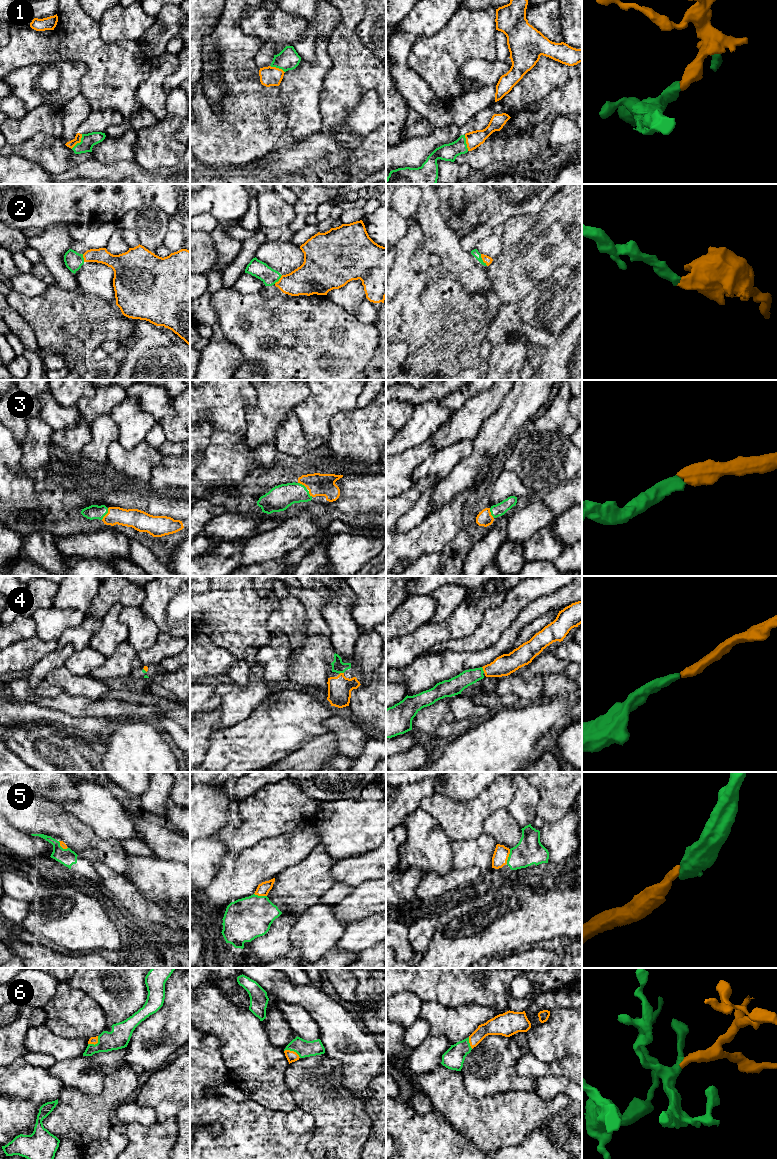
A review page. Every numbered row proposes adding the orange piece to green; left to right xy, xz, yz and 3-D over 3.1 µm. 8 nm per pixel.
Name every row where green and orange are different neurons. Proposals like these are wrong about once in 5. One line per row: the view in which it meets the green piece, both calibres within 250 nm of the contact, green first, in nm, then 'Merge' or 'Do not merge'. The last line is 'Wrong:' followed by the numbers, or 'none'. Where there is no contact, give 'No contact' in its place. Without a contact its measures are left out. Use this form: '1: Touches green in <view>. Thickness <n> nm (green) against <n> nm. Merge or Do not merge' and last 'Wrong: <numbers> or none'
1: Touches green in xy. Thickness 110 nm (green) against 60 nm. Merge
2: Touches green in yz. Thickness 60 nm (green) against 70 nm. Merge
3: Touches green in xy. Thickness 110 nm (green) against 150 nm. Merge
4: Touches green in yz. Thickness 140 nm (green) against 170 nm. Merge
5: Touches green in yz. Thickness 220 nm (green) against 120 nm. Merge
6: Touches green in xz. Thickness 140 nm (green) against 90 nm. Merge
Wrong: none

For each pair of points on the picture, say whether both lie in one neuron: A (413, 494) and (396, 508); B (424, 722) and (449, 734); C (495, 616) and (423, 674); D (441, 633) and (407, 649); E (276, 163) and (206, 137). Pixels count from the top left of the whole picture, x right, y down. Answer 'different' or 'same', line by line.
A: same
B: different
C: different
D: same
E: different

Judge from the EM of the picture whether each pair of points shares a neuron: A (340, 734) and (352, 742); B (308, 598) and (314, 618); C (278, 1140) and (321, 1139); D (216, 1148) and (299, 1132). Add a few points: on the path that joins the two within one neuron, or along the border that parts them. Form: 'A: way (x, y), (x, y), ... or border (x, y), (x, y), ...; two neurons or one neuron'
A: way (343, 735), (349, 741); one neuron
B: way (313, 603), (313, 613); one neuron
C: border (313, 1116), (312, 1138), (307, 1148); two neurons
D: way (237, 1148), (270, 1148), (278, 1141); one neuron

